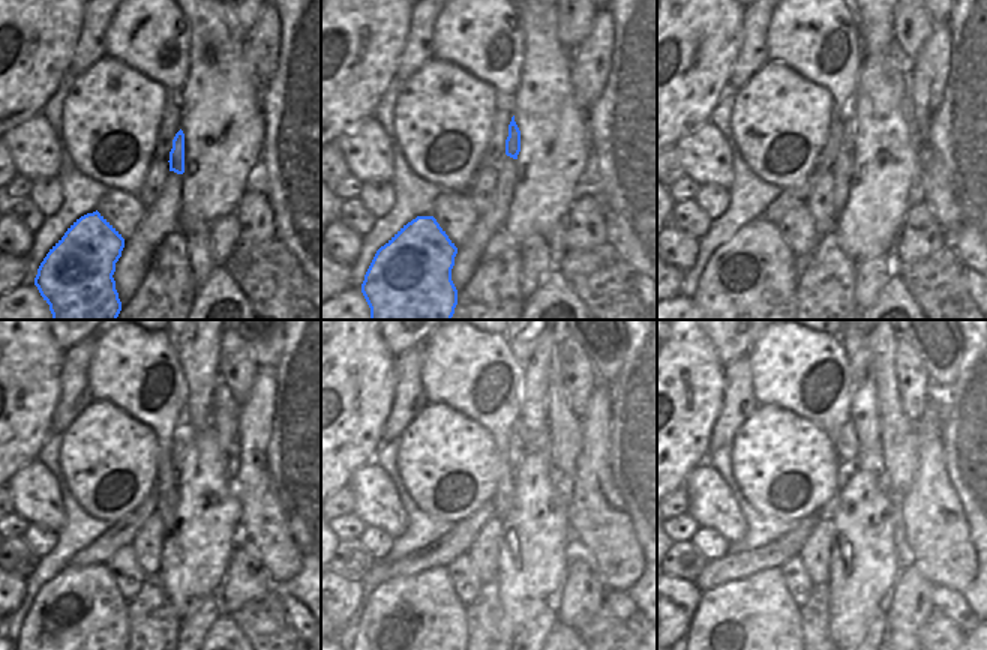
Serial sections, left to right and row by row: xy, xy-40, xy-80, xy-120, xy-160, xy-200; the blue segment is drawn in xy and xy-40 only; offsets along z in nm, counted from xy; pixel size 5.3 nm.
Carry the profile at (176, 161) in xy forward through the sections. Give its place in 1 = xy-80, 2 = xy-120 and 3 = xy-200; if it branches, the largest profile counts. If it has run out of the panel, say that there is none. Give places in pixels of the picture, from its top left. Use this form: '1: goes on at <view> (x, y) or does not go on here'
1: goes on at xy-80 (848, 117)
2: goes on at xy-120 (179, 446)
3: goes on at xy-200 (846, 445)

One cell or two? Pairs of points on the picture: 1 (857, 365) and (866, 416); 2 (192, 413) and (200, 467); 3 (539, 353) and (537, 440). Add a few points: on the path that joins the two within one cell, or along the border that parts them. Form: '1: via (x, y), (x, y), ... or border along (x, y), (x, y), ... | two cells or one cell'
1: via (861, 377), (864, 404) | one cell
2: border along (185, 422), (198, 431), (210, 427) | two cells
3: via (536, 374), (536, 419) | one cell

